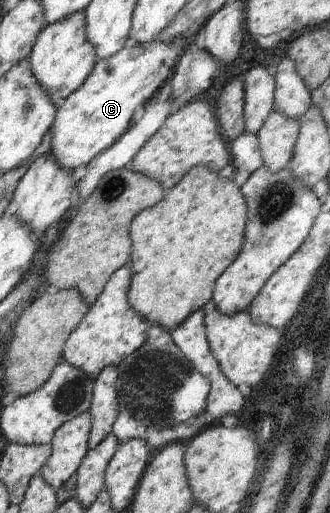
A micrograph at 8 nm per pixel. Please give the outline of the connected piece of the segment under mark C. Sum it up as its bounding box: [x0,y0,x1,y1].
[50,37,189,170]

